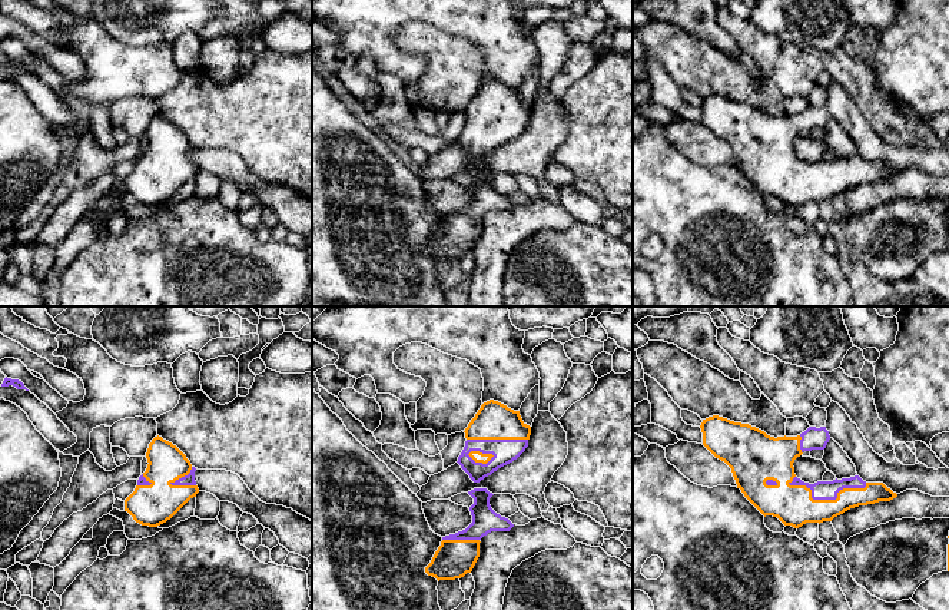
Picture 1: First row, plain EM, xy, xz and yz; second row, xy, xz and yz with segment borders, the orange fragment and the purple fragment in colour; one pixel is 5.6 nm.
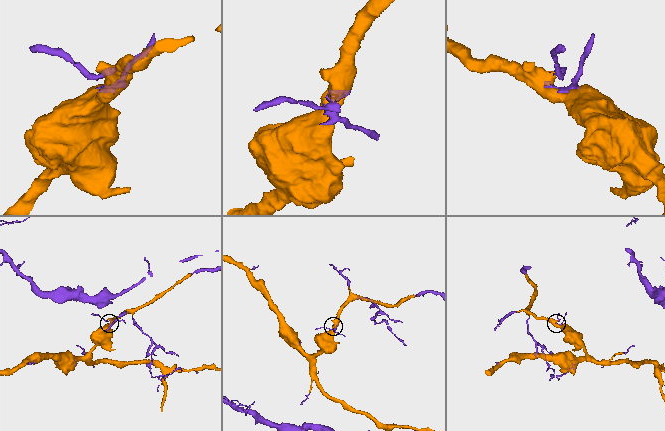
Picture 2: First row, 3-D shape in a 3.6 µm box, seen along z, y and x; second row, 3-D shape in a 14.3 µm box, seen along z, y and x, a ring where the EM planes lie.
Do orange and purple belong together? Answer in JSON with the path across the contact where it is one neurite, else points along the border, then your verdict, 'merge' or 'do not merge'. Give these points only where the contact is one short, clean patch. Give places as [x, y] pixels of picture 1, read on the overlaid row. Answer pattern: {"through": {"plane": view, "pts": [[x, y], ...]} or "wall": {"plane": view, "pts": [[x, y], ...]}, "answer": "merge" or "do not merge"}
{"answer": "merge"}

